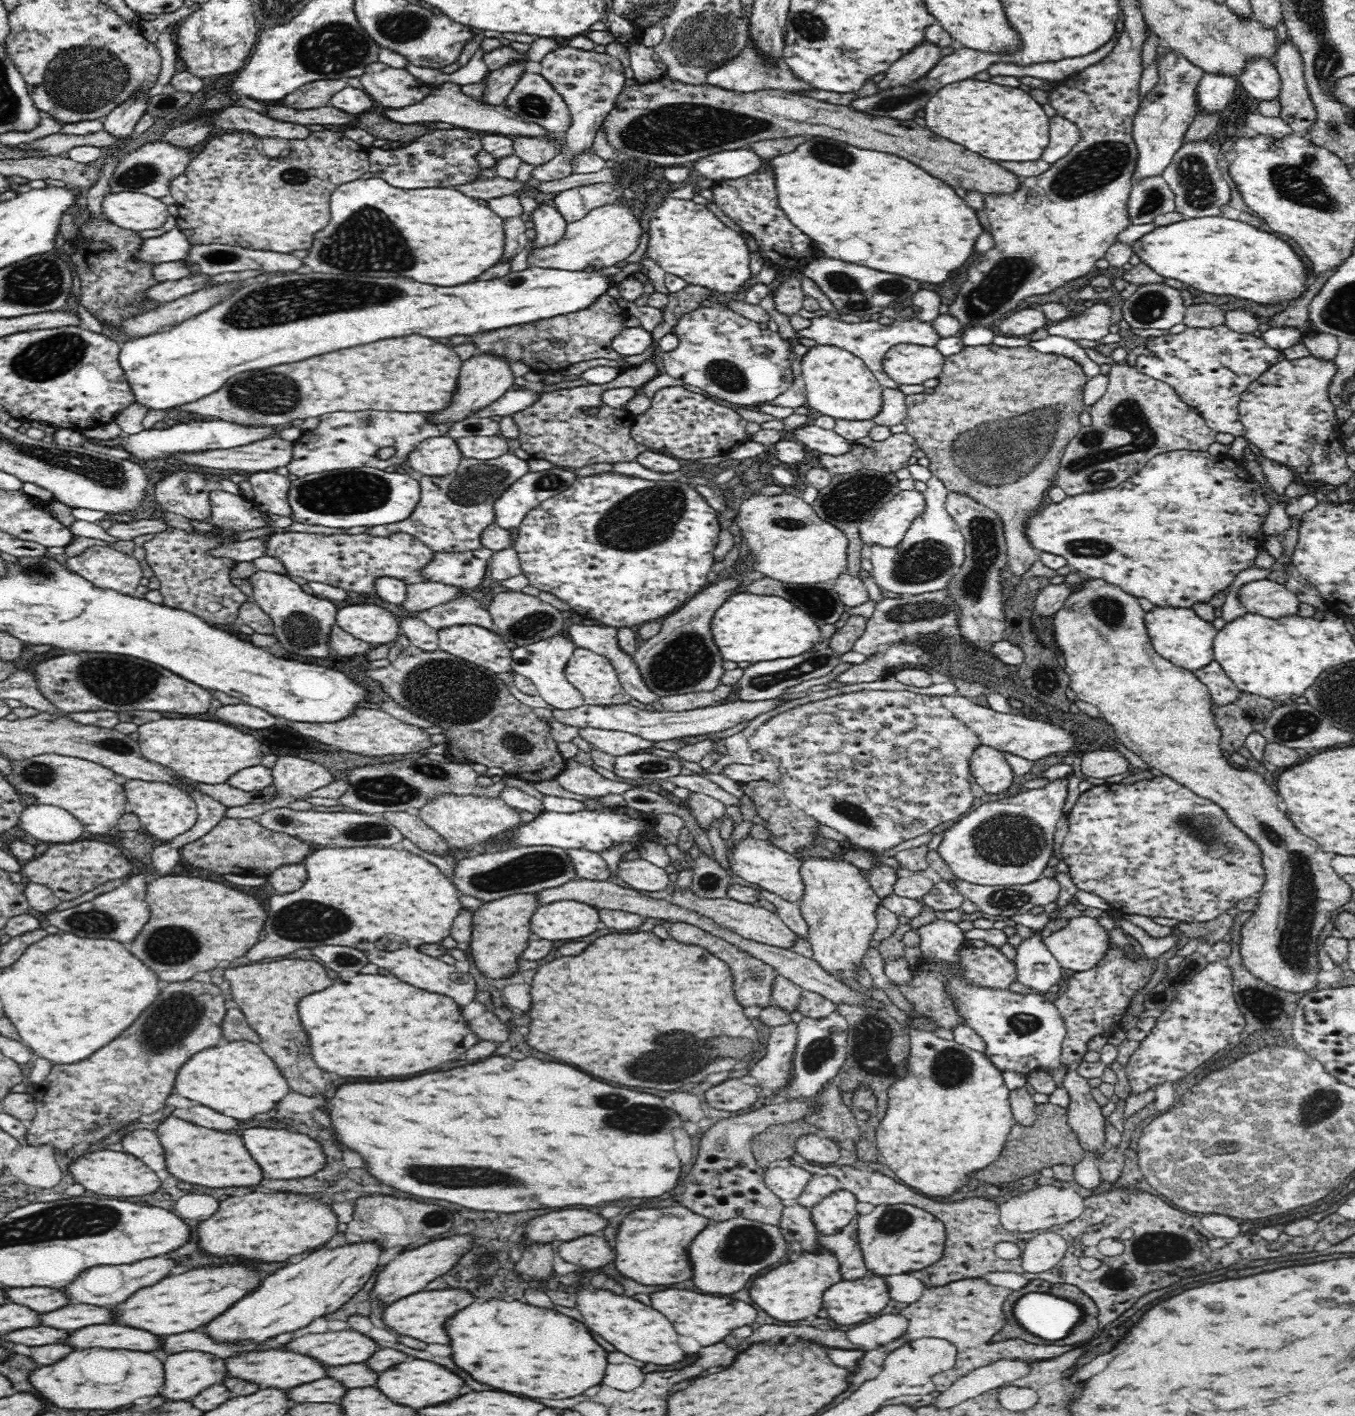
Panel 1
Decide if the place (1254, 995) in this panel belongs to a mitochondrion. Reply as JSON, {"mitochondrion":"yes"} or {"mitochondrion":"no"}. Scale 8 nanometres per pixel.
{"mitochondrion":"yes"}

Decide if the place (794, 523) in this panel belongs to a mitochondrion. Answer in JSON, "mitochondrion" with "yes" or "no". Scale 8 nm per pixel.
{"mitochondrion":"yes"}

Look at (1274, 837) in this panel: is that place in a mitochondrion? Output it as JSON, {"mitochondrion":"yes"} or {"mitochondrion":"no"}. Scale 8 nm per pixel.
{"mitochondrion":"yes"}

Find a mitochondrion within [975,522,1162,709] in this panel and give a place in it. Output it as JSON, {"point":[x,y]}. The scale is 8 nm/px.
{"point":[1087,547]}

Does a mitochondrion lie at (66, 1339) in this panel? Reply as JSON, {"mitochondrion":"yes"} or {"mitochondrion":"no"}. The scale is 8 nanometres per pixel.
{"mitochondrion":"no"}

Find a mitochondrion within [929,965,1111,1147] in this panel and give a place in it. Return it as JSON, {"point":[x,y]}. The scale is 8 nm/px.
{"point":[1023,1024]}

